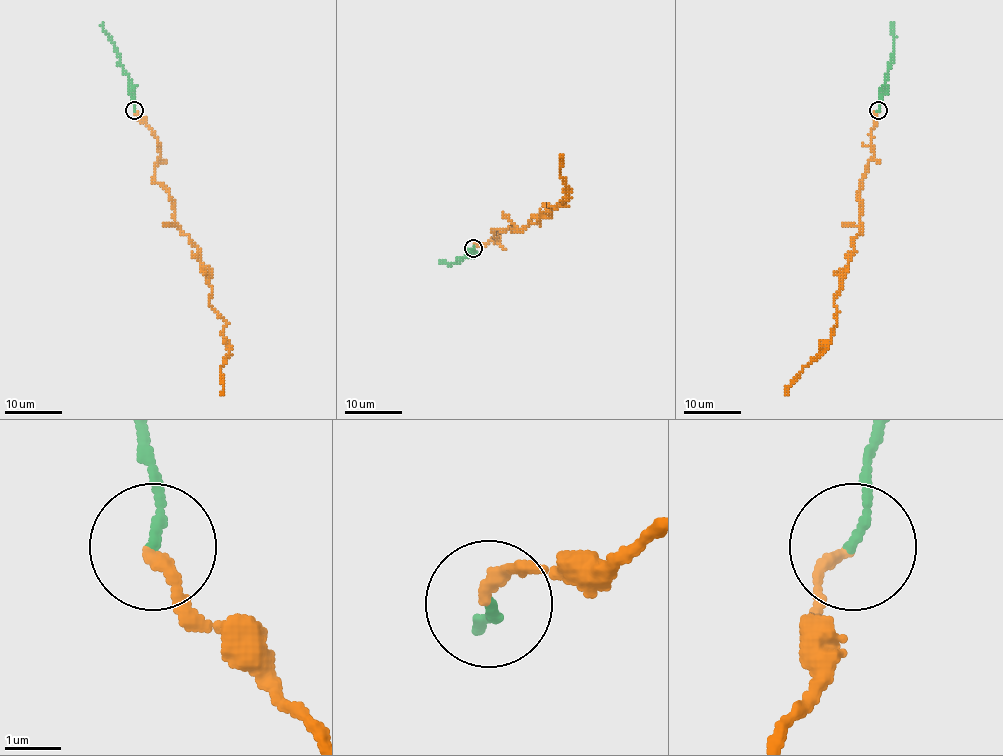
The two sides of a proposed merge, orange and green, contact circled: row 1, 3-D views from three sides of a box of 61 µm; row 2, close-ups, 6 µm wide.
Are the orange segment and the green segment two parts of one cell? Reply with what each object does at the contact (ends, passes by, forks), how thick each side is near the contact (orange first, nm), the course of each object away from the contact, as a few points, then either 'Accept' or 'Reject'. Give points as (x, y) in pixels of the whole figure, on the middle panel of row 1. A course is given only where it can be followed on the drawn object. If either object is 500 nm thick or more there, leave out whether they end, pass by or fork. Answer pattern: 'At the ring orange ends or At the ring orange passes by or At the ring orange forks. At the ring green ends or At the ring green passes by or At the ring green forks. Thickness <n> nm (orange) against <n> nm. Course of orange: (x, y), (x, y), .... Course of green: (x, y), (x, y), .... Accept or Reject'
At the ring orange ends. At the ring green ends. Thickness 200 nm (orange) against 140 nm. Course of orange: (473, 248), (499, 242), (493, 231), (537, 224), (549, 215), (549, 204), (566, 205), (559, 154). Course of green: (473, 248), (460, 262), (442, 262). Accept

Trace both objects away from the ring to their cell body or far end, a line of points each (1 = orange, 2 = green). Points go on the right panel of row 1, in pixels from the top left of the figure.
1: (879, 110), (871, 129), (873, 158), (857, 192), (861, 231), (834, 298), (836, 325), (827, 345), (784, 395)
2: (879, 110), (881, 88), (893, 56), (893, 23)

